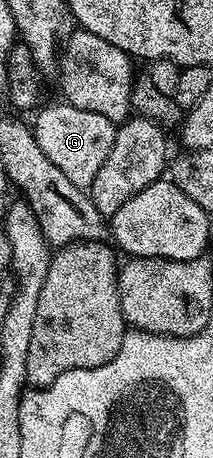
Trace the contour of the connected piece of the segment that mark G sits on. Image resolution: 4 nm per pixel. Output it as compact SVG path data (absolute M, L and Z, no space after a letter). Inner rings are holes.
M58 103L40 108L34 114L33 132L35 141L49 155L61 171L65 171L69 183L78 189L86 190L93 183L93 175L101 171L101 163L105 163L109 155L109 147L113 147L113 139L117 128L116 122L105 119L105 115L97 115L97 111L81 111L81 107L73 107L66 103Z

